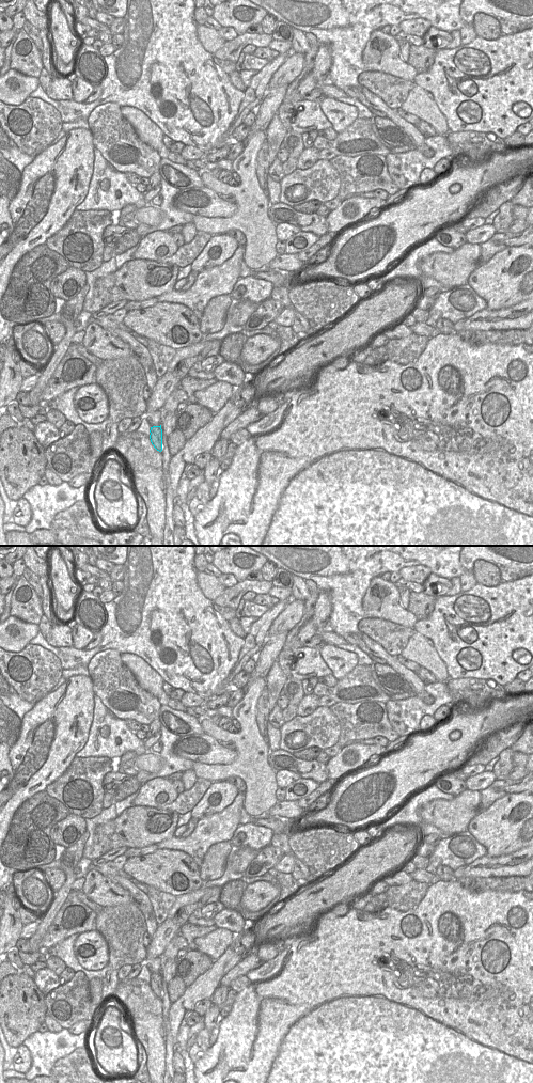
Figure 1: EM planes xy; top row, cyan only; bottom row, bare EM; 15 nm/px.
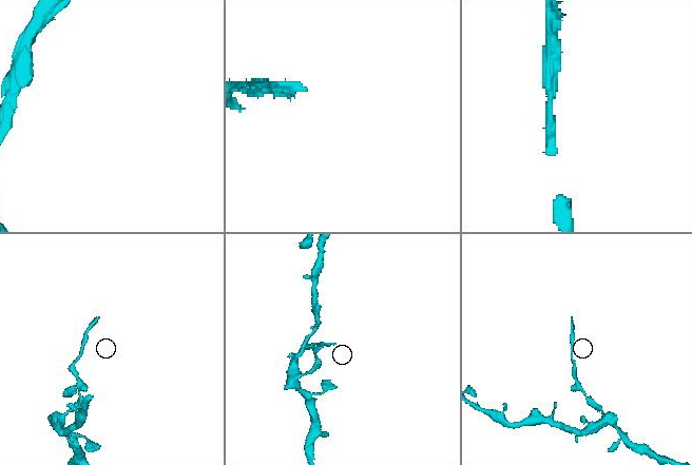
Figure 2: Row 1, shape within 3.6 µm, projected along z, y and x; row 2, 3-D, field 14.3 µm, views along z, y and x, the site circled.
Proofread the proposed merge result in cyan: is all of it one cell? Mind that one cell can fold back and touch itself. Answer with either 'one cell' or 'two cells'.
two cells

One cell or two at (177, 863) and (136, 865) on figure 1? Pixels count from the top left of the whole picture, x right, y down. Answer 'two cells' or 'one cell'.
one cell

